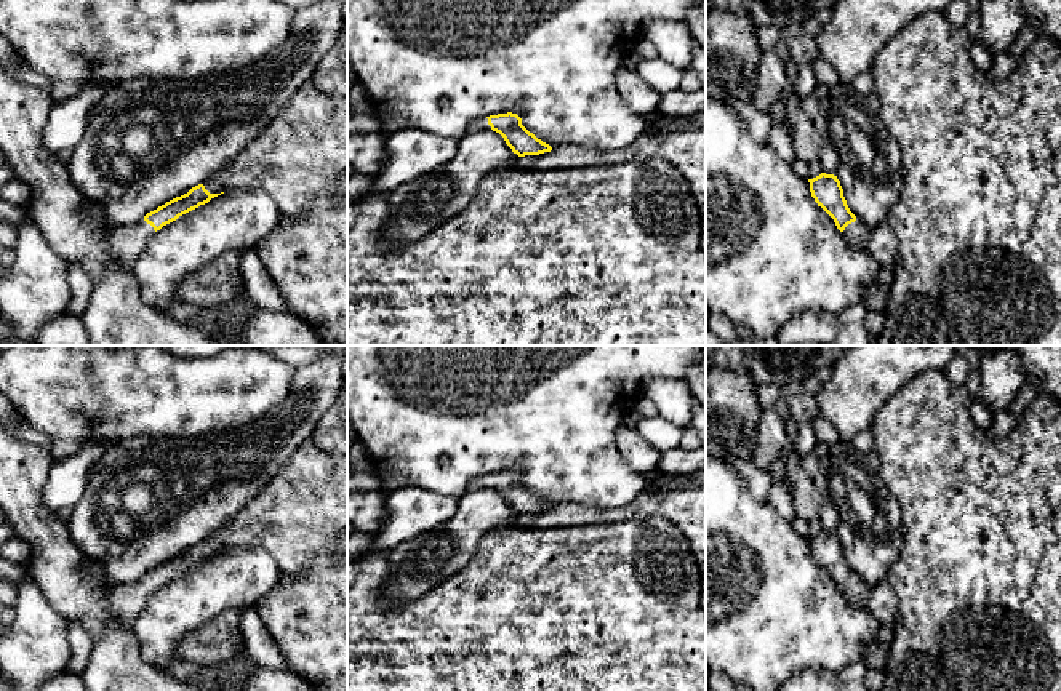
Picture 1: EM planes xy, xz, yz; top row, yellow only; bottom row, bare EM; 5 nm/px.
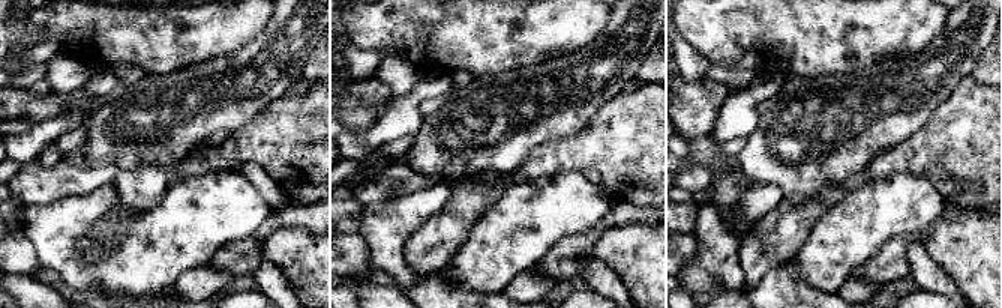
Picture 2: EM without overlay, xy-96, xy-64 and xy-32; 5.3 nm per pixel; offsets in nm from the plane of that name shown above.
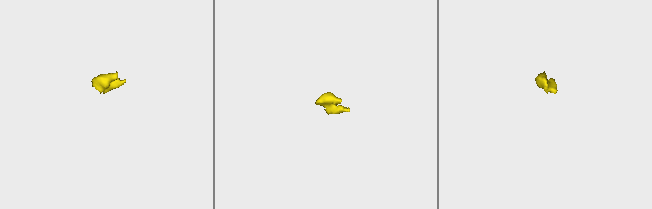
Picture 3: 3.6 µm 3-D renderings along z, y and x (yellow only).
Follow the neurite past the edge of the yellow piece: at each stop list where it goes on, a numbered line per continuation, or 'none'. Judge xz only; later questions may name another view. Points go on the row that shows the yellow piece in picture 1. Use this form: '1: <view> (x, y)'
1: xz (479, 125)

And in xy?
1: xy (303, 151)
2: xy (125, 243)

